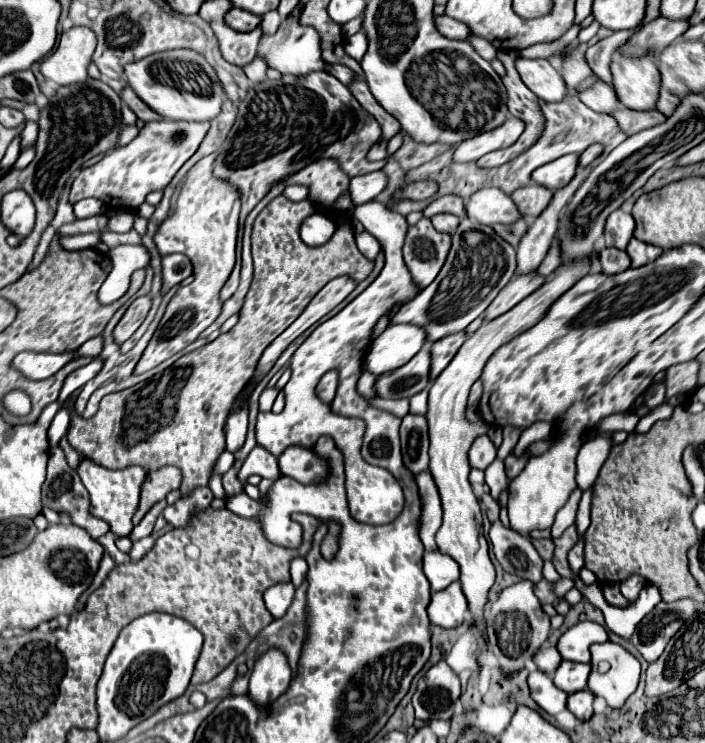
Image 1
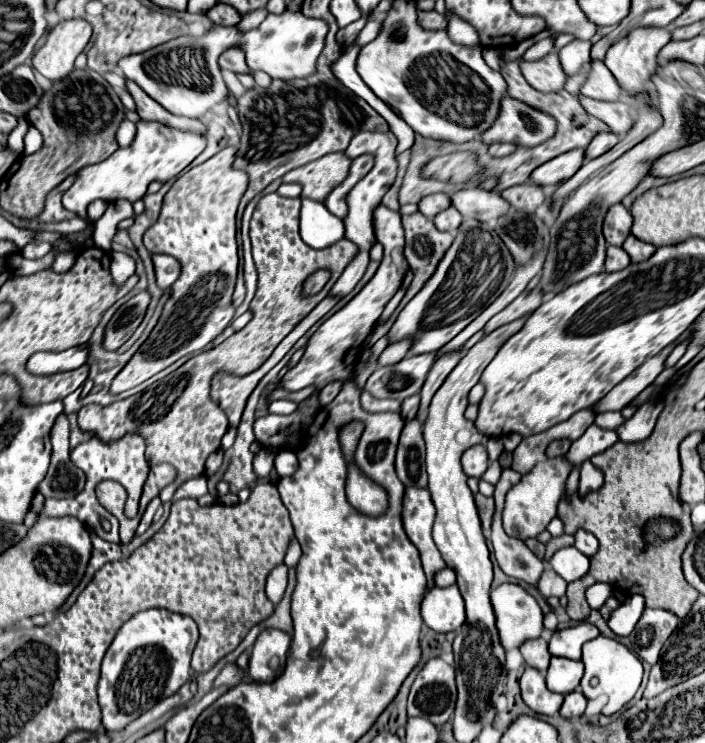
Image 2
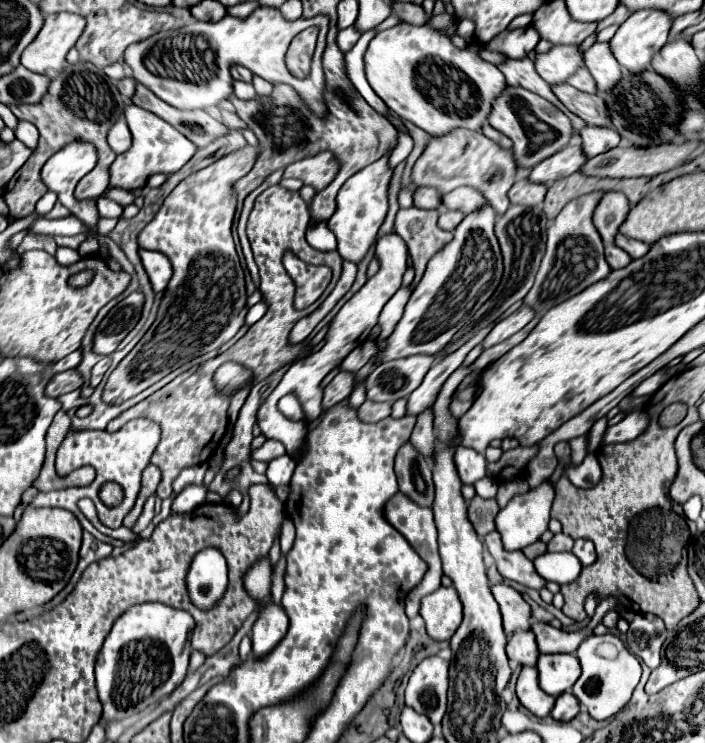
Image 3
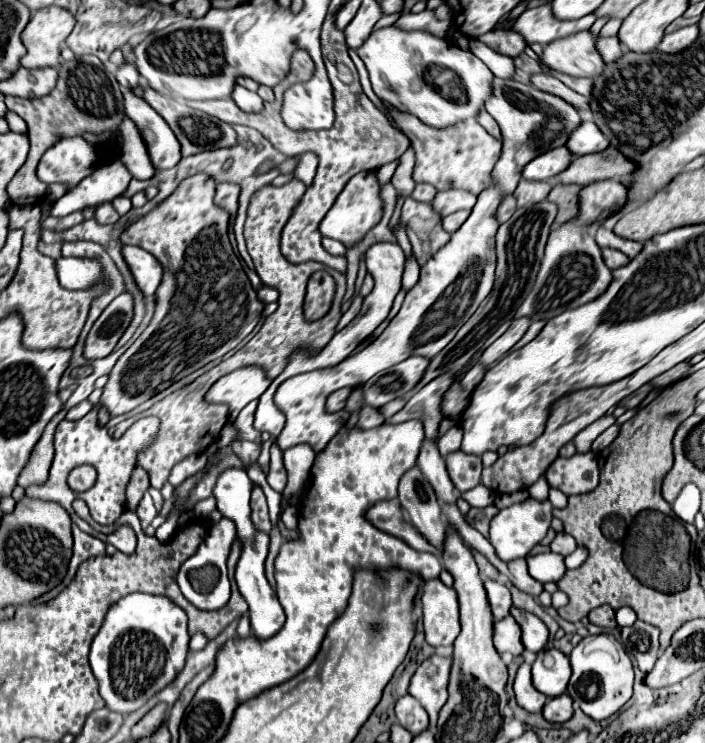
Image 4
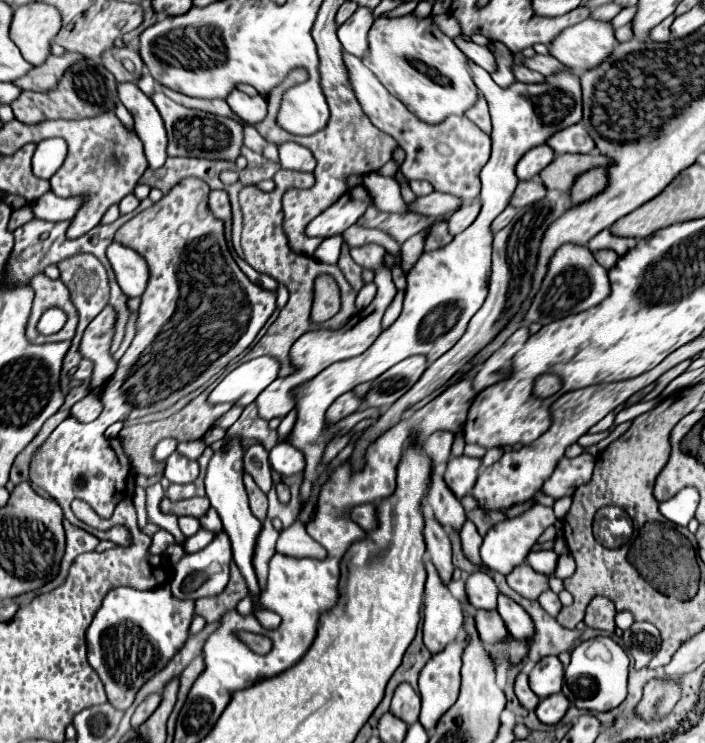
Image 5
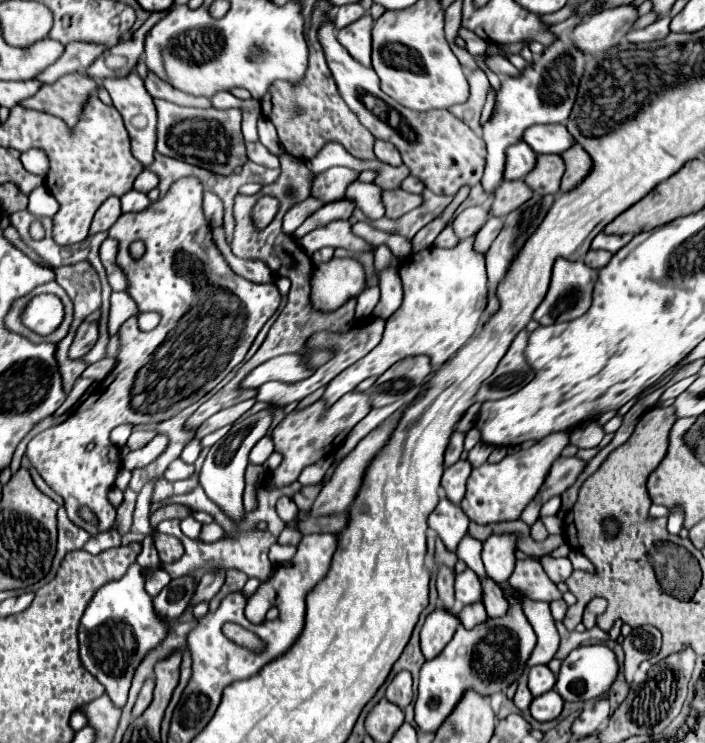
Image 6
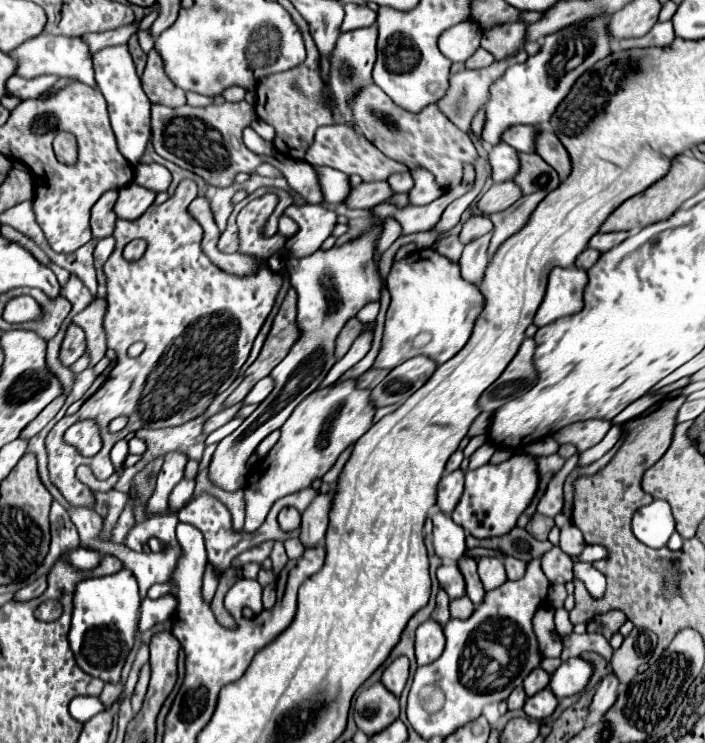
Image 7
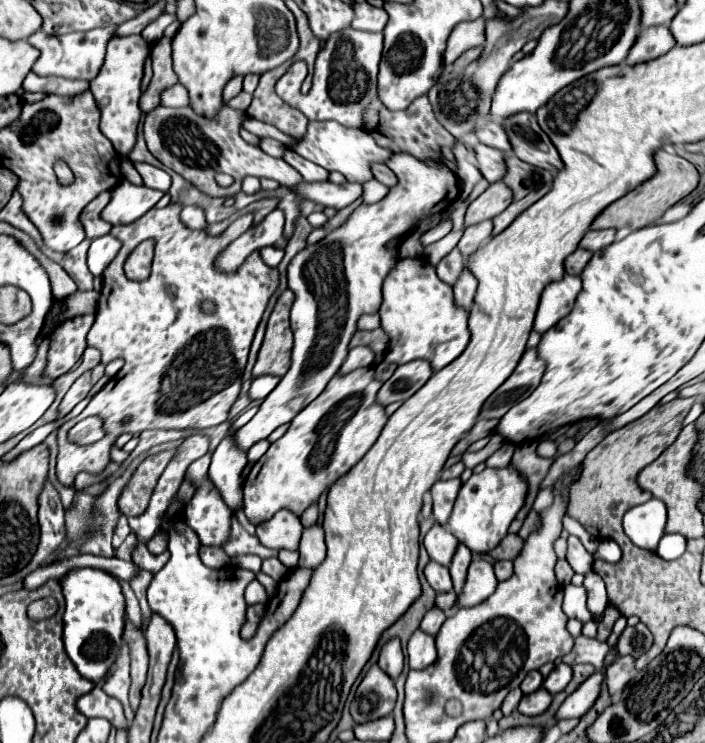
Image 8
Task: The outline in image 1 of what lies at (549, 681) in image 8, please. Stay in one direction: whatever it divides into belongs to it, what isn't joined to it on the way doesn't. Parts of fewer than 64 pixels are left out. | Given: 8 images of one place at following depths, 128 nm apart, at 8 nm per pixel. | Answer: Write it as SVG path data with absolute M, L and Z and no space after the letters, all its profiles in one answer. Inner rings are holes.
M602 642L590 646L590 666L588 690L594 696L602 696L610 708L622 708L630 694L638 688L640 682L640 662L620 644ZM608 662L610 670L606 674L598 672L598 664Z

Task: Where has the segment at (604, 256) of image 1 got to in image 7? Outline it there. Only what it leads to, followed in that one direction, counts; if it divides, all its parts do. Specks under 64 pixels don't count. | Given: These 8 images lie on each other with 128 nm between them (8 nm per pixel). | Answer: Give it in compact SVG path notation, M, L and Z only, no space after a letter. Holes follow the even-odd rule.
M586 248L586 250L576 258L574 266L576 266L576 268L582 268L582 270L588 270L598 258L600 258L600 252L596 252L596 250L592 250L592 248Z

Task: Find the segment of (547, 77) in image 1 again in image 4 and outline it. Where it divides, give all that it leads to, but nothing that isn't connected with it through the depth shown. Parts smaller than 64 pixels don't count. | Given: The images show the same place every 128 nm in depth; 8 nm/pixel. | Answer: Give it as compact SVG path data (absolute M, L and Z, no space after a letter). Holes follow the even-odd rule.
M590 30L564 36L560 40L550 42L544 48L544 54L540 60L550 68L570 76L596 78L604 70L602 56L596 48L596 40L598 38Z

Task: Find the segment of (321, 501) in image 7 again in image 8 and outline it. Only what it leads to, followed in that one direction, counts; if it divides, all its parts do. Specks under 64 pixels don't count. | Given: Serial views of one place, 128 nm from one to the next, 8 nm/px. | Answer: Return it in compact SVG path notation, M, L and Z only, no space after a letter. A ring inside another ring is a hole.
M312 526L306 528L300 540L300 560L298 560L298 568L318 568L324 558L326 558L326 544L324 544L324 530L322 526Z

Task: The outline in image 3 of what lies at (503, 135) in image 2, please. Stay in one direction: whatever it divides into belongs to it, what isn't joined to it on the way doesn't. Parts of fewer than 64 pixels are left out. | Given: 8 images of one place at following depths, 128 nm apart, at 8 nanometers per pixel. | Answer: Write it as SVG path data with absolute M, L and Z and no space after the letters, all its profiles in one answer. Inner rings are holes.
M506 86L502 90L502 94L492 104L488 122L514 142L512 152L514 152L516 166L520 170L534 168L544 158L562 150L574 134L570 118L560 108L556 108L552 102L548 102L548 100L540 98L538 94L524 90L520 86Z

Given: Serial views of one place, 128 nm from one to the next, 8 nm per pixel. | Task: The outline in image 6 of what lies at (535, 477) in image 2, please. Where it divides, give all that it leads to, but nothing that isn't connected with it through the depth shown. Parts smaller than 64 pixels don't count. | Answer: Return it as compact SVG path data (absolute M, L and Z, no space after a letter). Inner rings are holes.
M558 516L542 518L542 522L544 522L544 526L546 526L548 534L562 534L562 530L564 530L564 524L562 524L562 520L560 520ZM504 534L504 536L490 536L484 542L482 560L486 574L496 582L502 584L508 580L514 568L514 552L516 552L516 536Z

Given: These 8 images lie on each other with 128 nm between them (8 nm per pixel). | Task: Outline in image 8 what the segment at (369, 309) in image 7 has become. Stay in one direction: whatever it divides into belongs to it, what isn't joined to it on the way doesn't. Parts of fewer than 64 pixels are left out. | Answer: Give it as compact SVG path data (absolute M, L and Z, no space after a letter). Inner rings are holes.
M368 314L358 320L360 330L376 330L380 326L380 316L378 314Z

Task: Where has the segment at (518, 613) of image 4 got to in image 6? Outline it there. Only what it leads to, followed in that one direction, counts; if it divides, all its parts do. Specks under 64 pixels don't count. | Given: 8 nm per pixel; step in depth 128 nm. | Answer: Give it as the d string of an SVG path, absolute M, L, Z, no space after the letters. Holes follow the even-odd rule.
M480 578L482 584L482 604L488 612L488 616L502 616L508 610L506 598L502 596L500 586L494 584L494 580L490 578Z

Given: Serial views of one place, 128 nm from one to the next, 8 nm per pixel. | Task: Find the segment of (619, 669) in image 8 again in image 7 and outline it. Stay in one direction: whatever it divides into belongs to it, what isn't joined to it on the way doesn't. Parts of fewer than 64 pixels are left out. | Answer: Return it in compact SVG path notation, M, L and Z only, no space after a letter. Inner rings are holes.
M610 672L598 686L592 706L590 706L590 718L600 718L604 716L604 712L608 712L608 708L616 702L616 690L618 690L620 680L616 678L614 672Z

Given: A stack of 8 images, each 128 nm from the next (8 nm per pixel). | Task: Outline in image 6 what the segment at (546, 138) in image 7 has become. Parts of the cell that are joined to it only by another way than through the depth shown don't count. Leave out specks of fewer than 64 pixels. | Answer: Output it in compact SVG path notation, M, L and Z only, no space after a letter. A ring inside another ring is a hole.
M572 144L566 152L560 154L560 158L564 160L566 172L562 176L562 188L560 190L572 190L572 186L576 186L588 172L590 172L590 156L584 152L584 148L580 148L578 144Z

